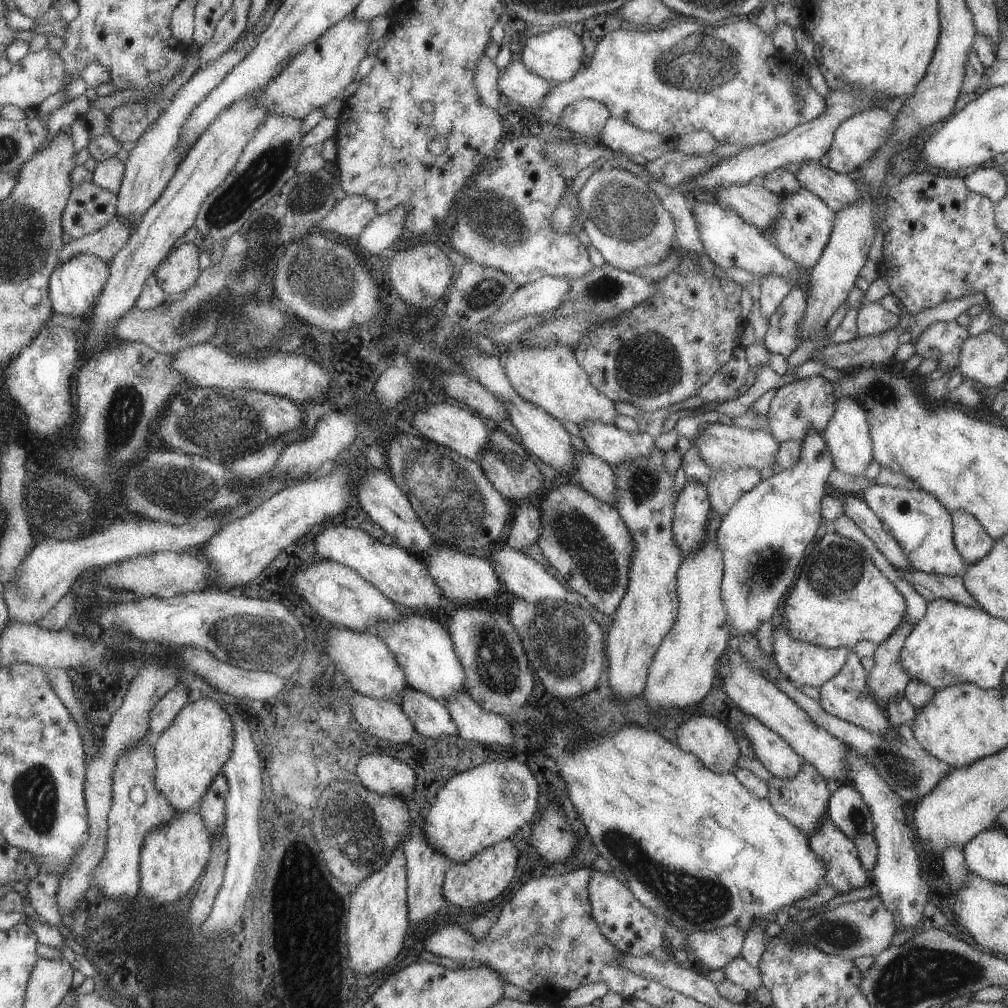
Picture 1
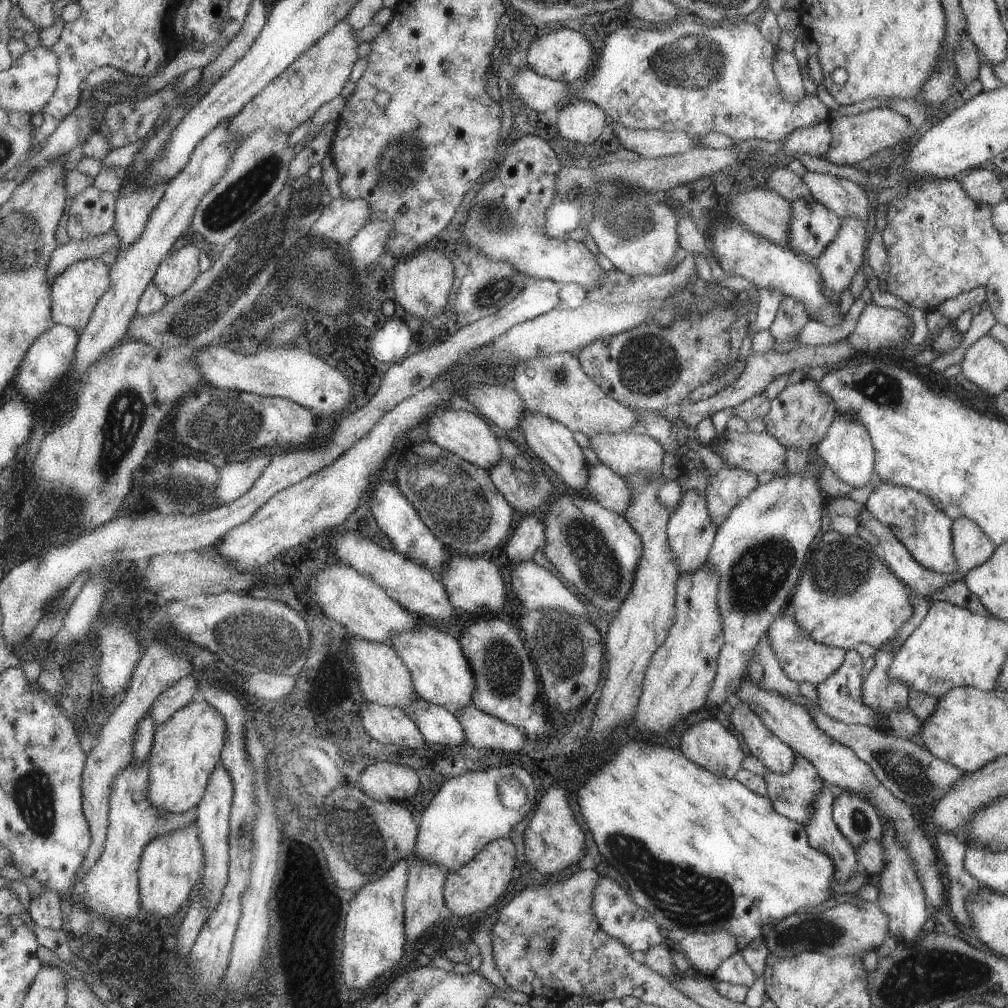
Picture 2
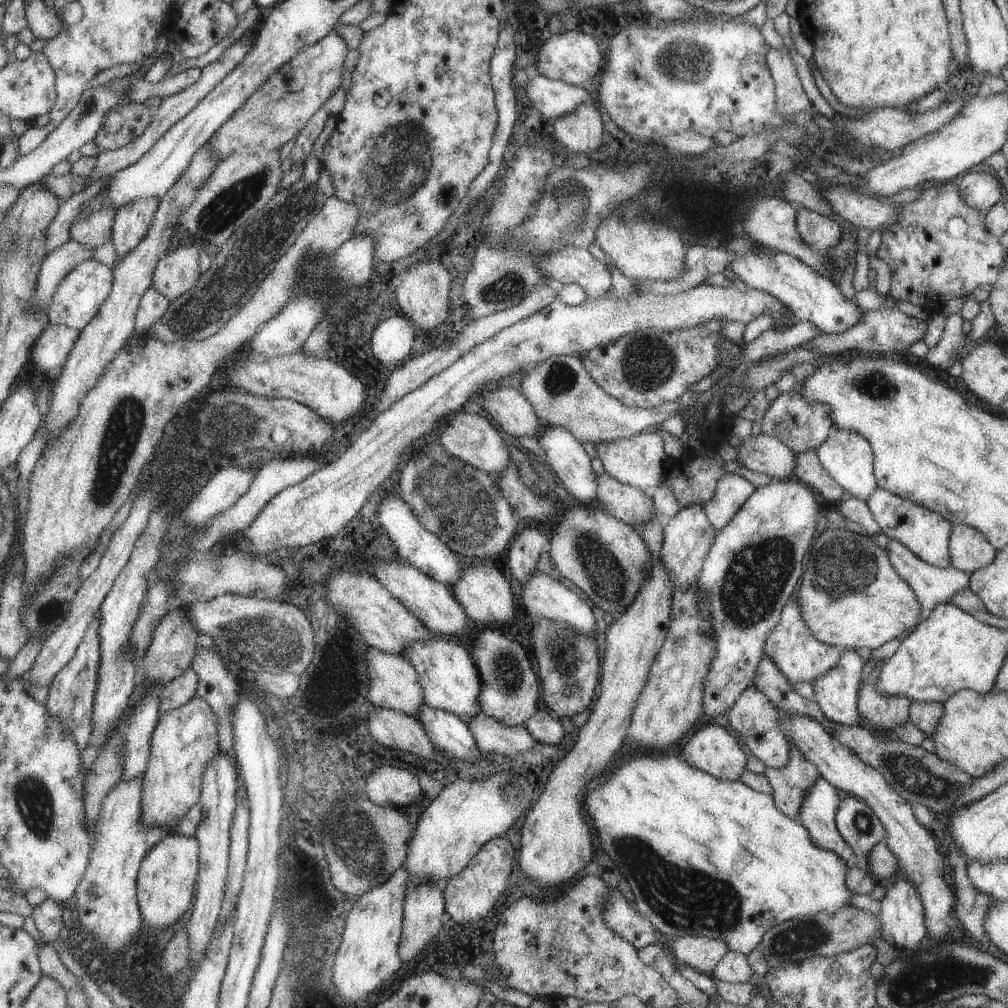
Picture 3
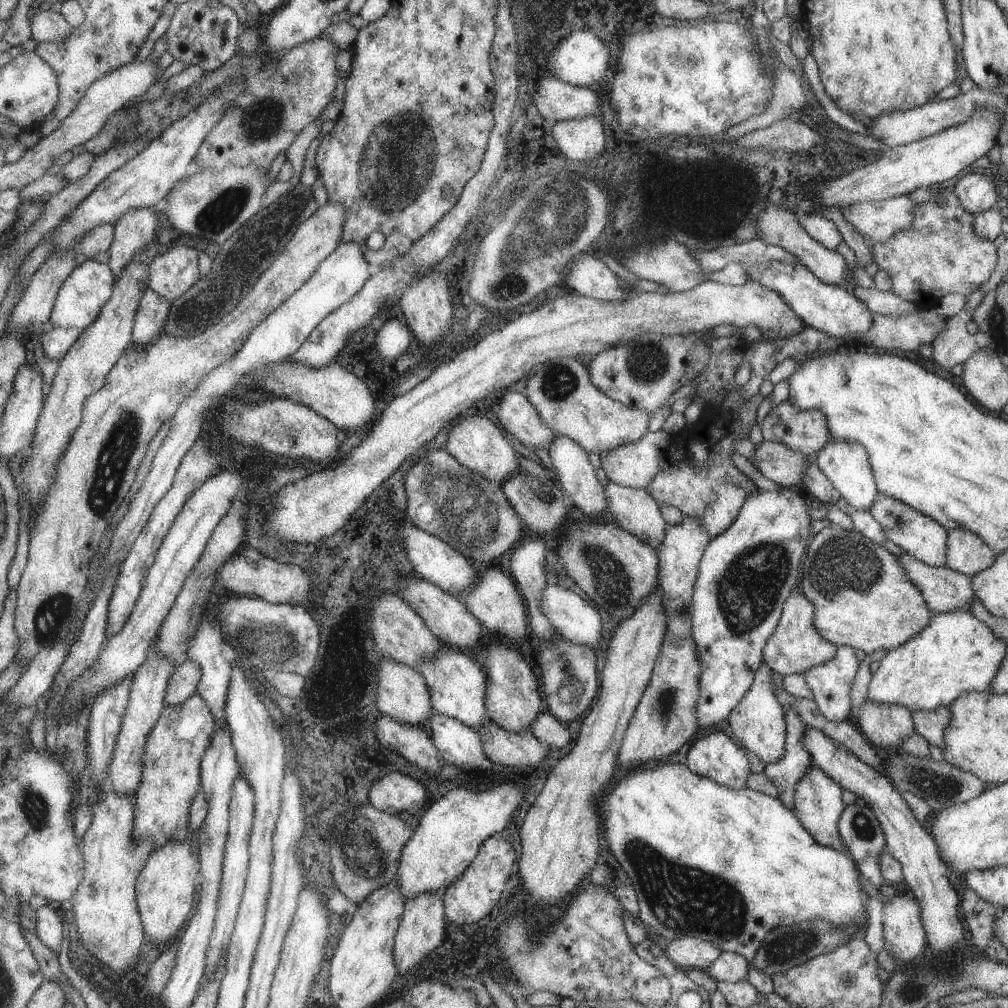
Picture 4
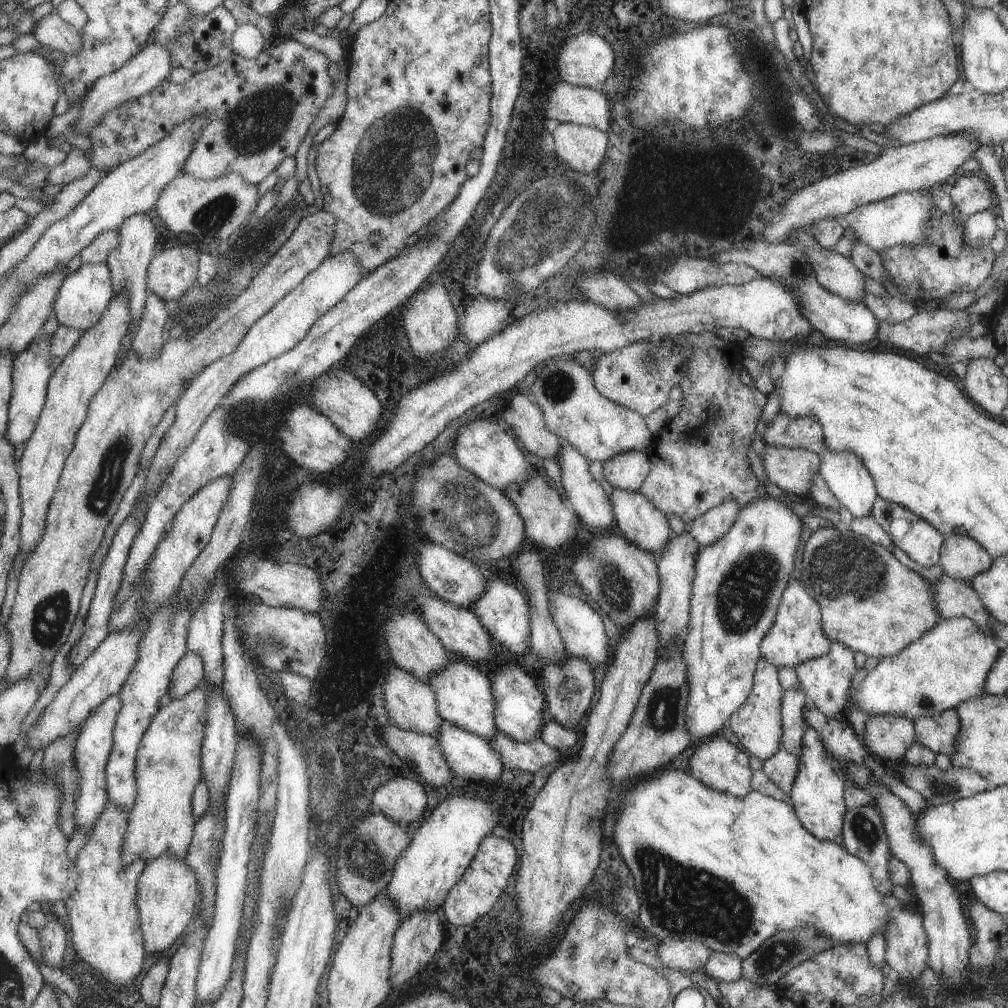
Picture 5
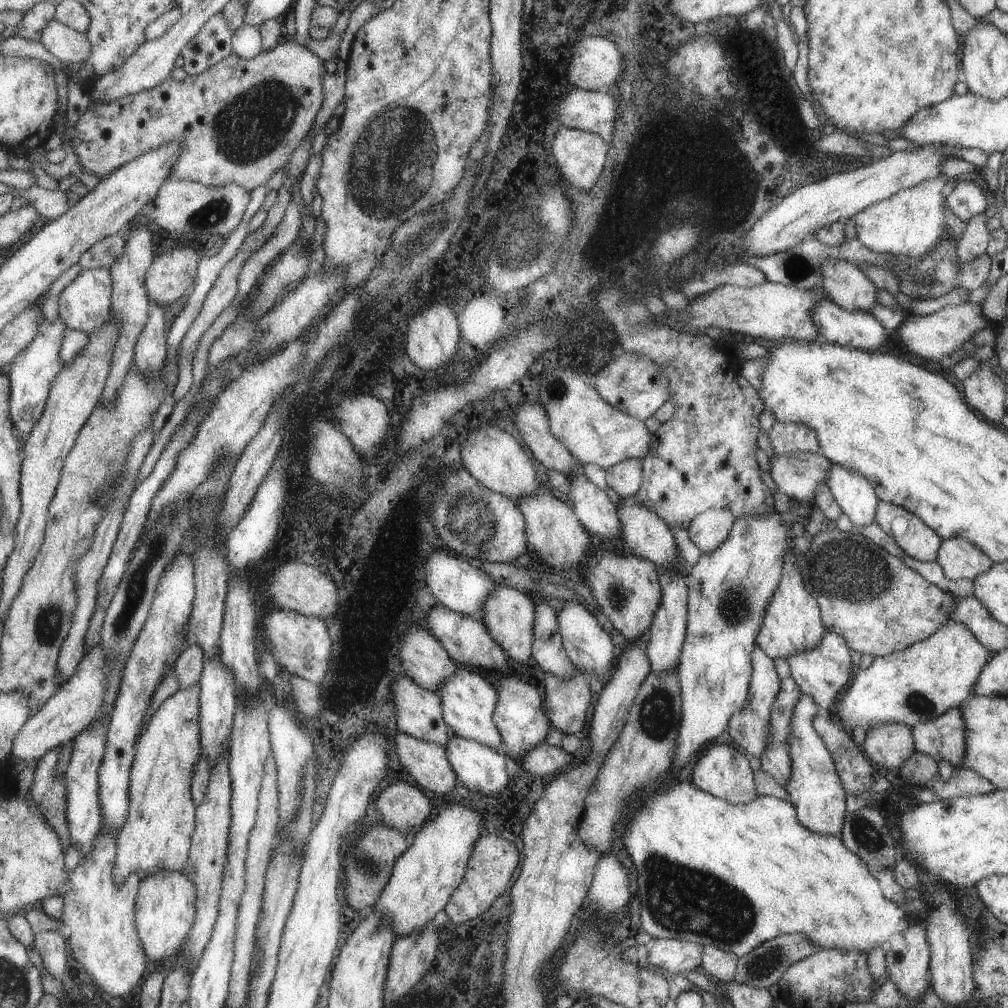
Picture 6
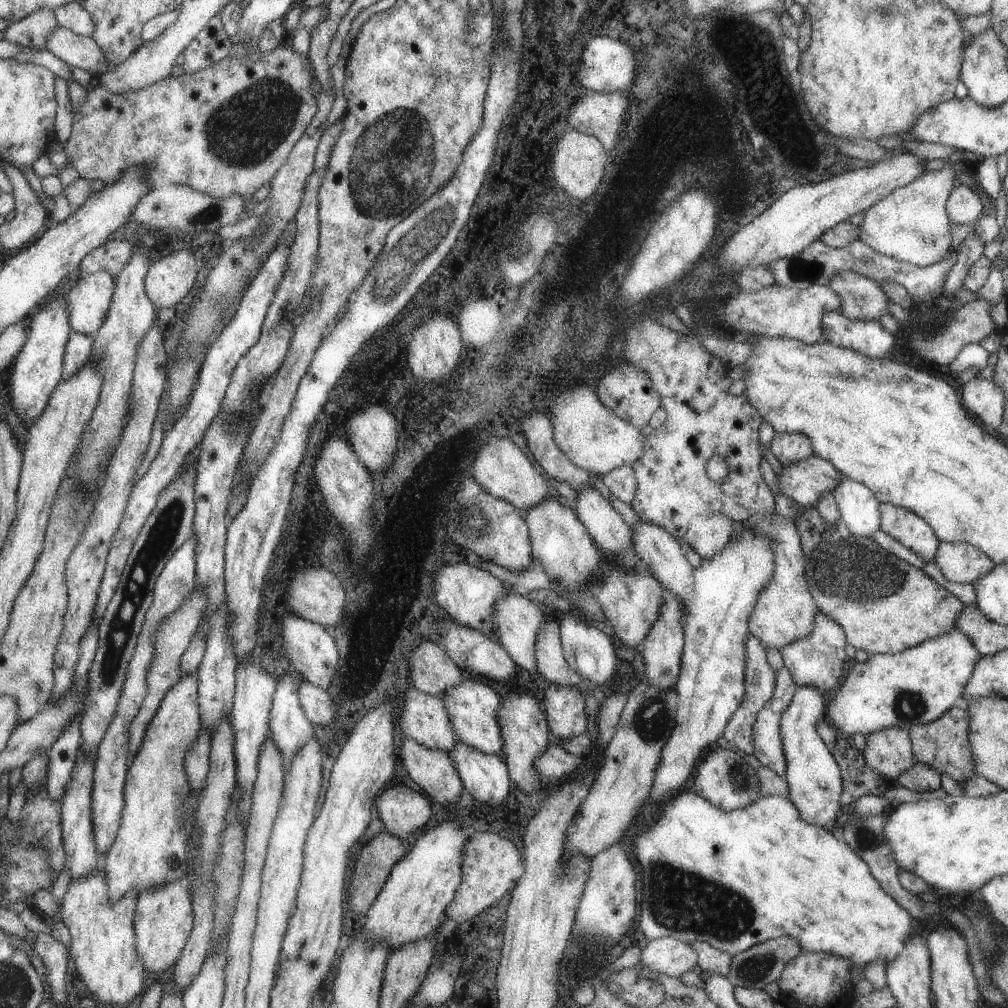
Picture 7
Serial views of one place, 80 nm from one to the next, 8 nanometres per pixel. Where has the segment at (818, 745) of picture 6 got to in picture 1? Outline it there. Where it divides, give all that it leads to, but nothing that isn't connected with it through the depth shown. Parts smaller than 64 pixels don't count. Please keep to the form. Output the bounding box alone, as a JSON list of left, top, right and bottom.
[808,814,867,894]

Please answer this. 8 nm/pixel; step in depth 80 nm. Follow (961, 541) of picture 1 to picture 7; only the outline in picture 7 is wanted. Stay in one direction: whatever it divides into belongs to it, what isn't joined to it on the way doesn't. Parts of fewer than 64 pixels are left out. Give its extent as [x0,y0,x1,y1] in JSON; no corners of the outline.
[933,541,995,584]

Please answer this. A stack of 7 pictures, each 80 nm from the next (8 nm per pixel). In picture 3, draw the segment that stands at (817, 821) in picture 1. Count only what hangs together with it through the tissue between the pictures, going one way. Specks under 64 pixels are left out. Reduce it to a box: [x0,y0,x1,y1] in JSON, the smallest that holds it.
[763,741,820,819]

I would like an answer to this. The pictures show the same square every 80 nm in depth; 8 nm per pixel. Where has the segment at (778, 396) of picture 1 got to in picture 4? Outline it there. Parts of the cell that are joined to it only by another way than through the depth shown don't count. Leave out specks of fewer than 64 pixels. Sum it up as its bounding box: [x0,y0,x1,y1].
[760,399,830,457]

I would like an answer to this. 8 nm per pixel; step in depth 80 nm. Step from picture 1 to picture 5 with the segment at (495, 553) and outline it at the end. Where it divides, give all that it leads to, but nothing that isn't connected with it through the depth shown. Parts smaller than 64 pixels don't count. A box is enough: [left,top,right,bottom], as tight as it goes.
[548,592,611,669]

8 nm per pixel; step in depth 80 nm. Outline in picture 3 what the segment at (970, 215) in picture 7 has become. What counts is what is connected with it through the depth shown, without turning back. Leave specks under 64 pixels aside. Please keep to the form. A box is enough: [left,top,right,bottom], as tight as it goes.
[957,169,1001,213]

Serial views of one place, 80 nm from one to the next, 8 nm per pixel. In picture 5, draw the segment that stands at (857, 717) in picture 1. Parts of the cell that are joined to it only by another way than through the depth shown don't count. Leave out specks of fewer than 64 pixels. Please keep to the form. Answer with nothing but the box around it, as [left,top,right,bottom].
[793,641,855,718]

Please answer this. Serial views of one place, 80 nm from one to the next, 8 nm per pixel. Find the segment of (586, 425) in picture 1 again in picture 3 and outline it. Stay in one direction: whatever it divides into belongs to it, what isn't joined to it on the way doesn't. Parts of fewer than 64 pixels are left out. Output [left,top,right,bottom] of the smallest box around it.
[595,430,666,492]

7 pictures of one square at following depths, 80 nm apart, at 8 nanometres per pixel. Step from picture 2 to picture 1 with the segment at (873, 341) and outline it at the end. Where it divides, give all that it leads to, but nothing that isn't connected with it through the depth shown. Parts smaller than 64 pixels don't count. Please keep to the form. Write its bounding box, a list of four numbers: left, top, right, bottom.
[856,301,899,337]

